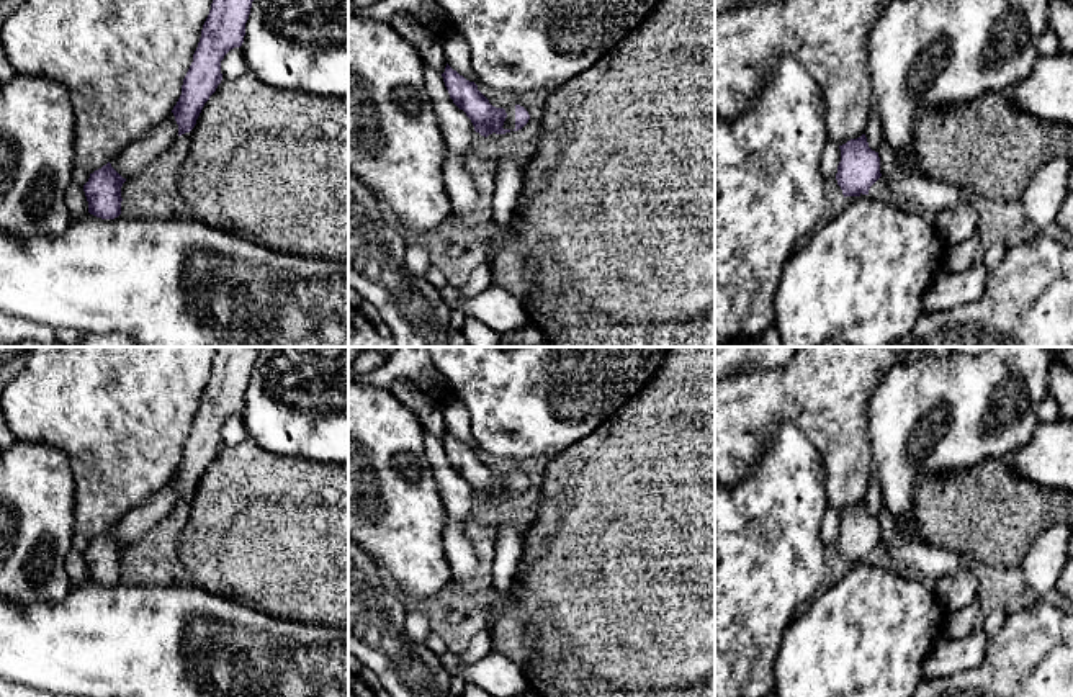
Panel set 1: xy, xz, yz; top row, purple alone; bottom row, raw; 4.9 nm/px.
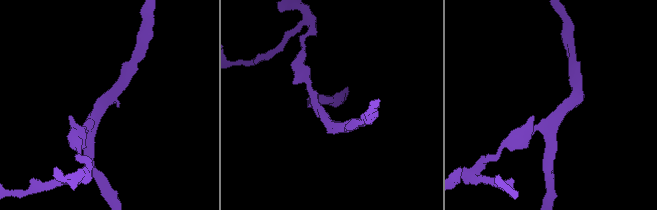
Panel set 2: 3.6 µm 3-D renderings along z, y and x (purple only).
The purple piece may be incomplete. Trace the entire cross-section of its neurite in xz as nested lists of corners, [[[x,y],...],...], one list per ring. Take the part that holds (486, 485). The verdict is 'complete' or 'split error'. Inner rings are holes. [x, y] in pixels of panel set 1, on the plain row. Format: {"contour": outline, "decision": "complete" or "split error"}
{"contour": [[[448,430],[442,440],[445,453],[453,470],[466,479],[471,486],[474,497],[487,504],[489,501],[505,501],[510,497],[522,496],[528,486],[528,478],[520,471],[509,474],[496,474],[489,466],[478,456],[474,448],[466,447]]], "decision": "split error"}

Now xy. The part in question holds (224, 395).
{"contour": [[[258,347],[216,348],[211,376],[203,391],[193,429],[183,445],[182,461],[172,476],[178,502],[195,494],[204,470],[221,450],[224,422],[242,412],[257,352]]], "decision": "complete"}

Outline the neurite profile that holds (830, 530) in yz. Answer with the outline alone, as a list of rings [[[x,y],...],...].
[[[833,506],[826,507],[821,522],[821,540],[824,545],[836,543],[837,540],[837,515],[839,512]]]

